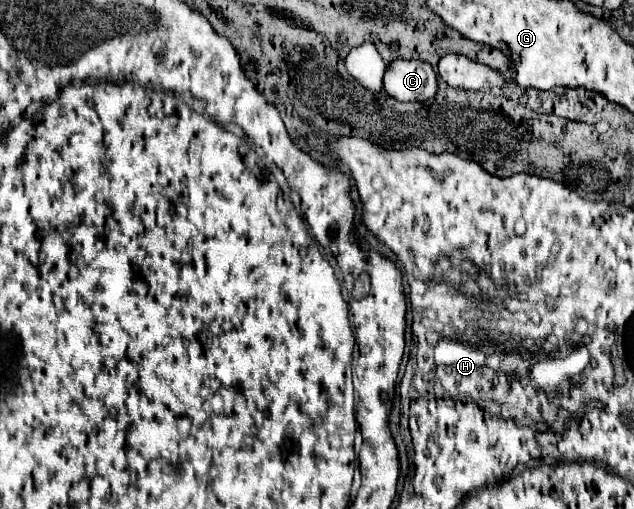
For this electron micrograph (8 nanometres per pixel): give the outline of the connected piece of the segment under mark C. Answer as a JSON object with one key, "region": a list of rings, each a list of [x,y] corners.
{"region":[[[396,59],[386,71],[384,87],[402,103],[432,103],[438,95],[438,75],[430,63]]]}

